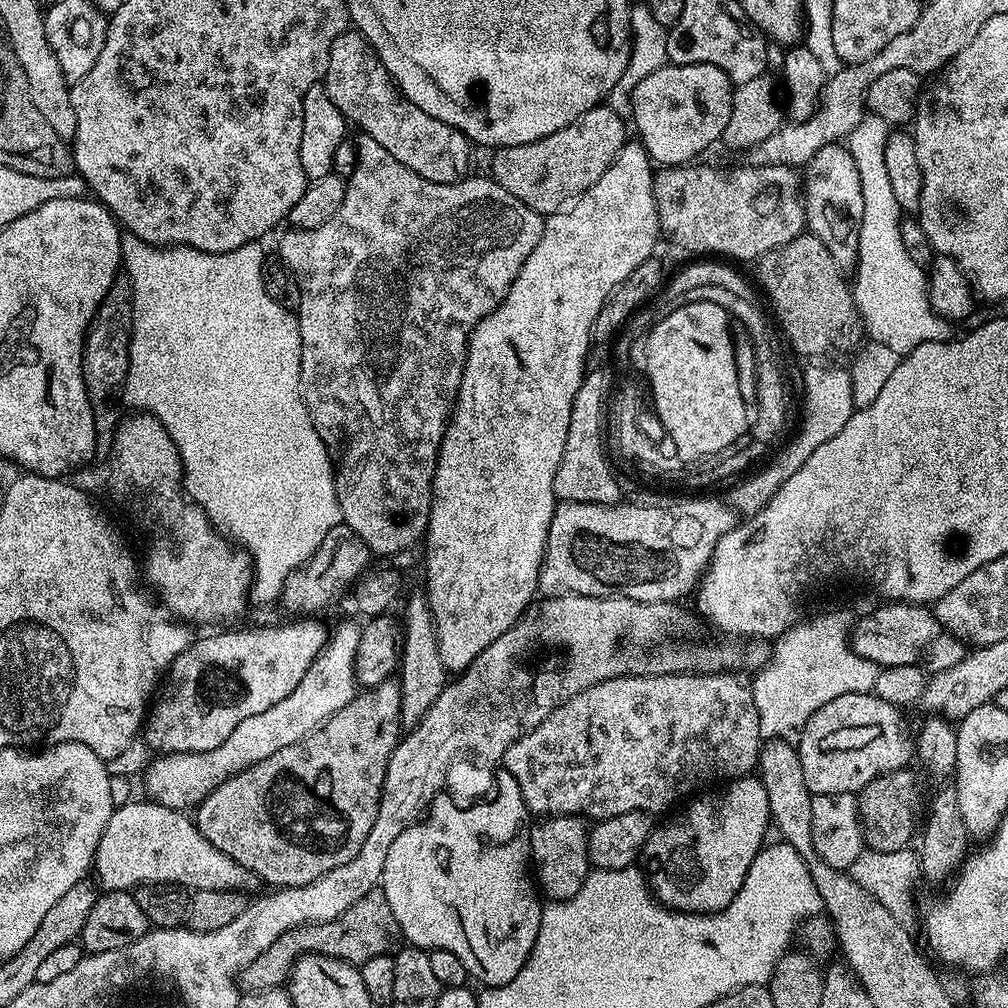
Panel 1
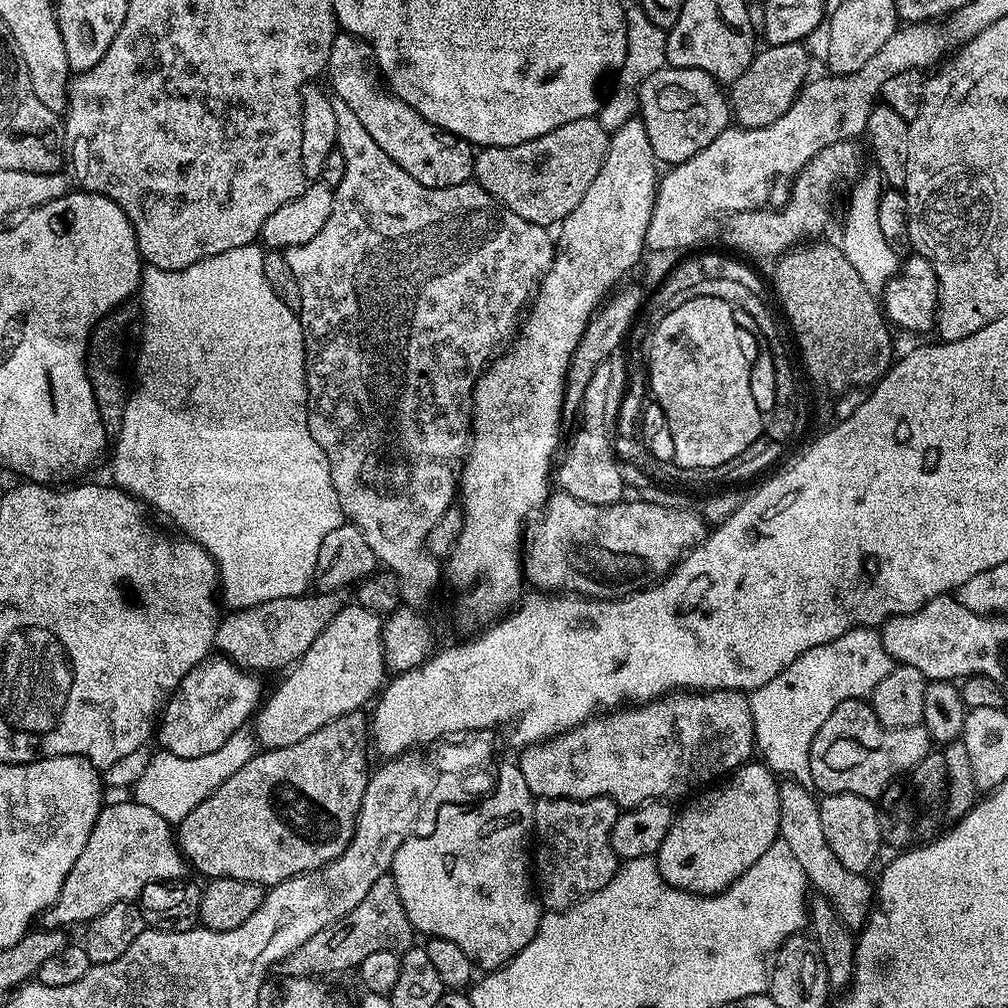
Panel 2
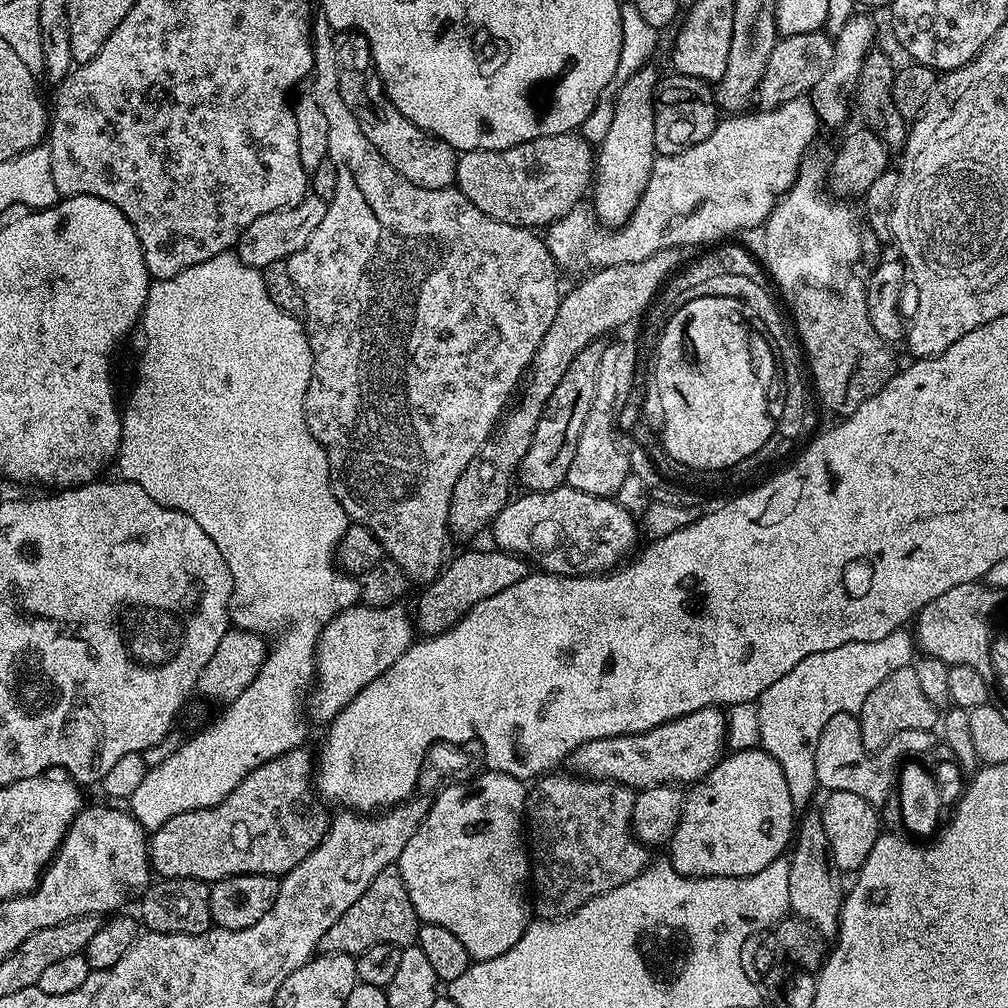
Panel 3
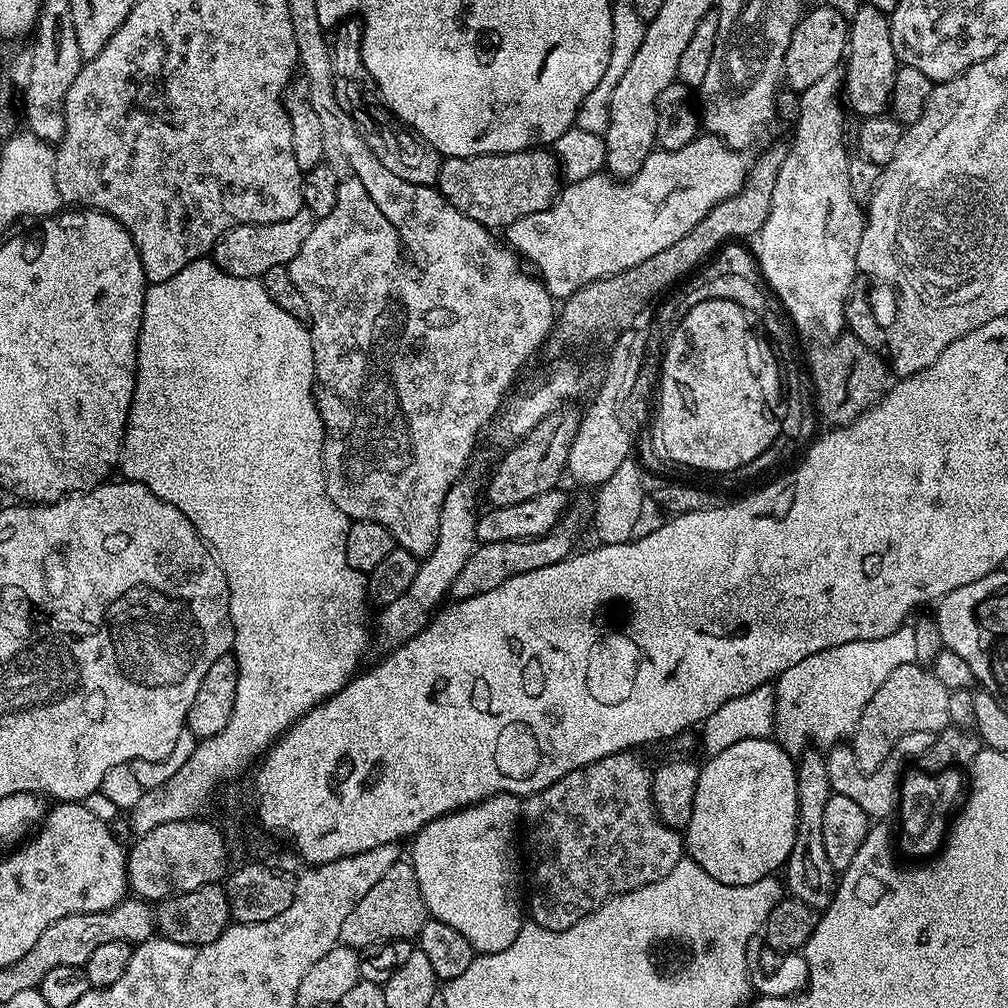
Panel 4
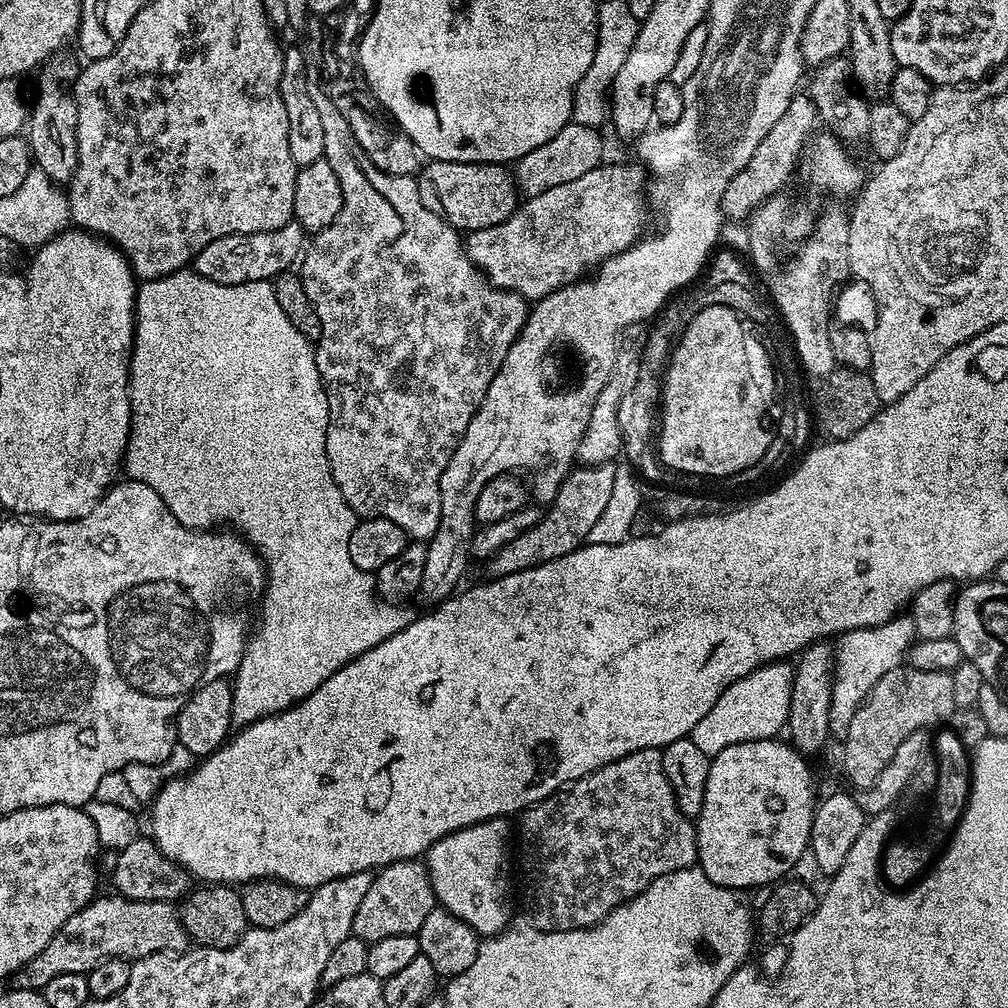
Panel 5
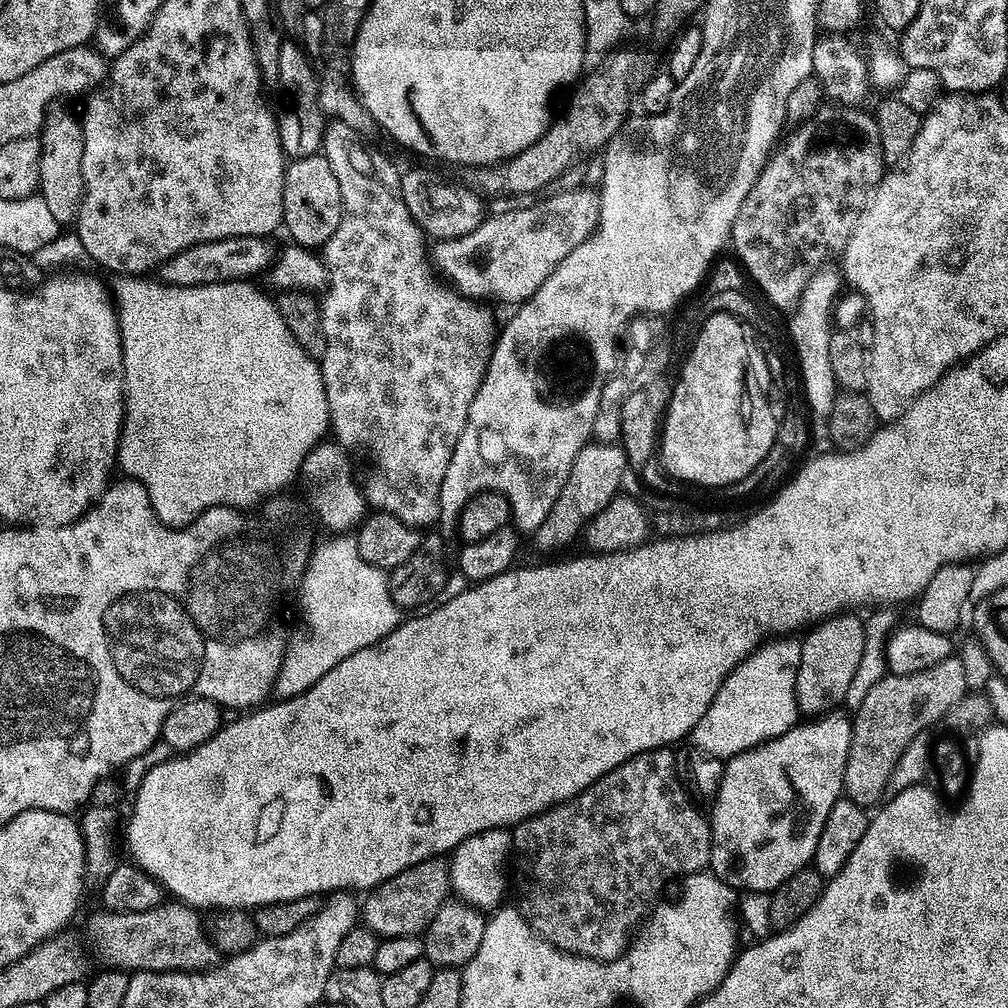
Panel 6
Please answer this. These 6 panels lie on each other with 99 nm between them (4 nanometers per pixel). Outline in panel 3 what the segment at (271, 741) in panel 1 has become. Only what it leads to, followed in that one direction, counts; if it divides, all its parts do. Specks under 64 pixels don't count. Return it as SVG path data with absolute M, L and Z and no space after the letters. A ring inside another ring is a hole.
M357 602L353 608L339 612L322 630L320 641L316 643L316 675L306 700L306 712L313 721L331 722L362 689L370 686L374 678L378 678L378 674L394 666L398 658L402 658L402 654L414 642L414 620L404 607L403 603L399 603L385 608L372 608L368 604Z

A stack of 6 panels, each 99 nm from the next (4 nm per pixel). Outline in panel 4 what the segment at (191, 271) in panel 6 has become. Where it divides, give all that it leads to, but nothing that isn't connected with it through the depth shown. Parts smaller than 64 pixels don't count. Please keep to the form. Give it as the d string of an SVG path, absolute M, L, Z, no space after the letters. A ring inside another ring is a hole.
M301 210L294 214L294 218L286 218L282 222L270 222L269 224L243 224L232 228L222 239L216 243L216 247L210 253L210 259L238 278L262 278L266 270L273 266L288 265L302 250L302 242L306 242L306 234L310 234L314 217L311 212Z

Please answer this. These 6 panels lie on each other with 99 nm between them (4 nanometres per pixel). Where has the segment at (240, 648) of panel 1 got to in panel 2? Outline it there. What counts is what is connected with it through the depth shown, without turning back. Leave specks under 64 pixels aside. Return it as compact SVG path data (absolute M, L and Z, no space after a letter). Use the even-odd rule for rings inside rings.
M216 654L202 661L198 666L182 678L175 692L168 698L168 703L162 709L162 719L158 724L158 736L160 732L159 747L170 754L178 754L178 758L202 758L202 754L210 754L218 750L230 734L241 731L245 727L244 722L253 717L253 714L261 707L260 684L253 673L240 668L231 660Z

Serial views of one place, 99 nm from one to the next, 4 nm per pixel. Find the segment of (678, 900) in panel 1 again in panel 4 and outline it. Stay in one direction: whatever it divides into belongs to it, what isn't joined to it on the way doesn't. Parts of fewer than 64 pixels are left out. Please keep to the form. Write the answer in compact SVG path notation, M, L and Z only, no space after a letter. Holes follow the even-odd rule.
M746 738L746 742L734 742L734 746L722 750L722 754L708 756L703 761L700 777L694 790L694 814L690 814L688 827L684 829L684 847L687 859L698 862L710 878L722 882L726 886L746 886L758 882L762 878L779 873L787 865L790 858L790 850L794 850L794 834L796 833L796 823L798 822L798 798L796 797L796 760L788 754L786 749L779 746L772 738Z

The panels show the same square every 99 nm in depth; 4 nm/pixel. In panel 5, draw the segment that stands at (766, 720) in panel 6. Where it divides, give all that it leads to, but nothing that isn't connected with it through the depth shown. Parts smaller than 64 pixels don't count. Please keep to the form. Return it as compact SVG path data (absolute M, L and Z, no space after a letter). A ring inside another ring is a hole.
M777 662L763 664L746 678L738 678L710 706L710 714L694 726L691 740L702 754L710 758L717 756L726 746L738 746L738 742L754 742L779 737L785 731L790 714L790 694L792 693L792 677L794 668L791 663Z

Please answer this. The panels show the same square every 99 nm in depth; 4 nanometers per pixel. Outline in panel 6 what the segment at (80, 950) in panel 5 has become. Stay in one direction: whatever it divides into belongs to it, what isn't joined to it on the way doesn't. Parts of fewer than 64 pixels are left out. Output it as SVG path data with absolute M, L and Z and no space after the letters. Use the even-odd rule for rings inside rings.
M162 902L156 908L137 912L99 911L88 920L87 939L90 941L91 951L108 960L104 962L110 962L111 967L132 972L203 972L205 968L211 968L217 963L216 945L206 931L205 921L204 924L200 921L201 913L186 904Z

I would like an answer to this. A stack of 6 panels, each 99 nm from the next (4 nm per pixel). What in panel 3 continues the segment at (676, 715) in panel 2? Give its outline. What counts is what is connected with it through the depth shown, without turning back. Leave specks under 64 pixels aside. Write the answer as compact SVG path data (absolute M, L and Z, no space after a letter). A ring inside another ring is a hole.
M713 706L694 710L694 714L686 714L682 718L674 718L665 724L654 726L648 732L639 732L629 736L600 738L584 744L574 750L570 757L571 771L585 778L594 780L613 780L615 784L625 784L633 790L652 788L656 784L673 786L691 786L697 780L703 780L710 770L720 761L726 752L728 739L728 717L719 707Z

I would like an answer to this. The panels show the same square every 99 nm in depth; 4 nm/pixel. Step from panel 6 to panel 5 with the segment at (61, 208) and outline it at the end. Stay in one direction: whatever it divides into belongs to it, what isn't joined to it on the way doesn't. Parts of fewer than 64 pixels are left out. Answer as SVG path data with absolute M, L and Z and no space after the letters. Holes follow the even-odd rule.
M60 50L55 55L49 56L39 69L40 77L36 80L36 97L30 100L30 115L26 121L26 139L28 147L32 149L32 159L35 167L40 168L51 178L56 185L63 185L72 179L74 170L78 166L78 106L72 93L72 85L80 75L81 65L76 64L77 57Z

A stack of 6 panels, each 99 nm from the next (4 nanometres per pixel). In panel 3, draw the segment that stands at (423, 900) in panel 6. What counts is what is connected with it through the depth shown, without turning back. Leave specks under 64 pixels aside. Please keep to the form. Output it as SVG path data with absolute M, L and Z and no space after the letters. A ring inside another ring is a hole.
M391 864L374 878L374 882L370 882L366 894L362 894L362 898L358 898L358 902L354 902L354 906L350 906L350 910L346 910L346 914L342 914L326 934L322 934L319 951L358 957L370 950L370 946L379 944L412 946L416 943L421 923L416 917L414 902L410 902L410 894L406 894L406 882L402 882L399 867Z

